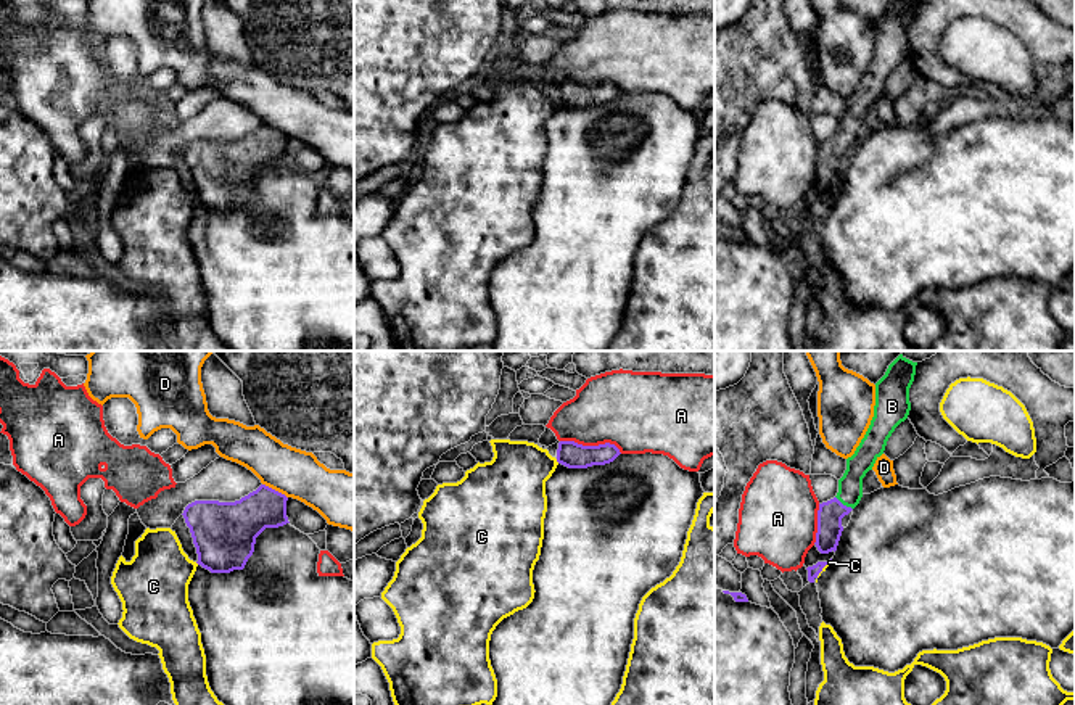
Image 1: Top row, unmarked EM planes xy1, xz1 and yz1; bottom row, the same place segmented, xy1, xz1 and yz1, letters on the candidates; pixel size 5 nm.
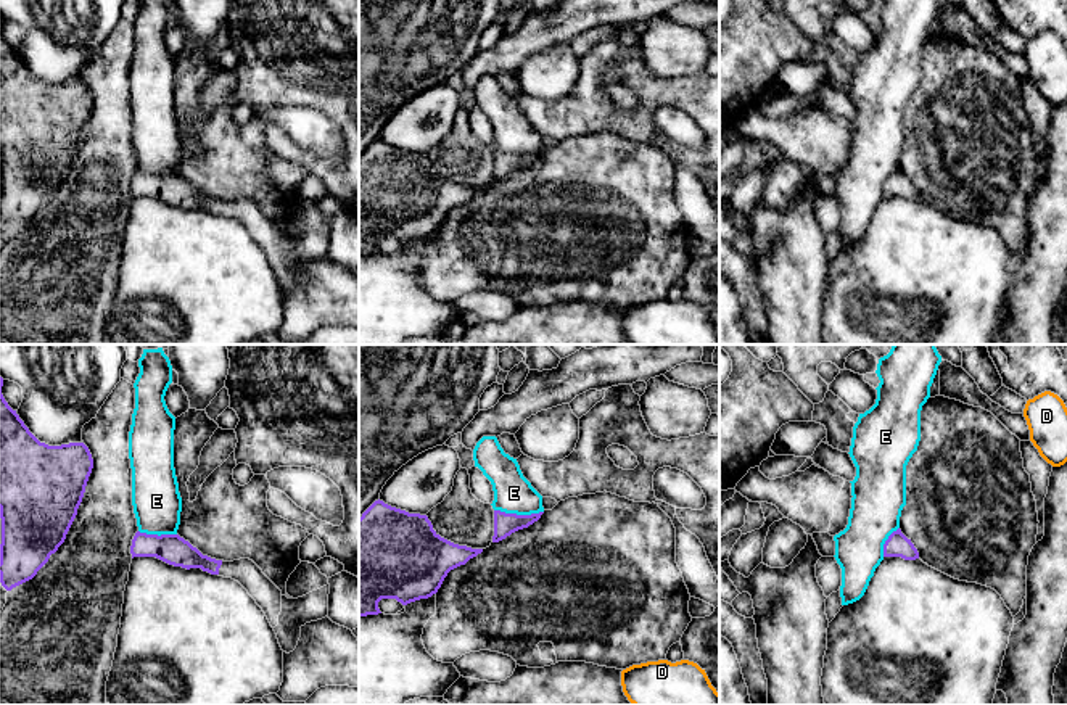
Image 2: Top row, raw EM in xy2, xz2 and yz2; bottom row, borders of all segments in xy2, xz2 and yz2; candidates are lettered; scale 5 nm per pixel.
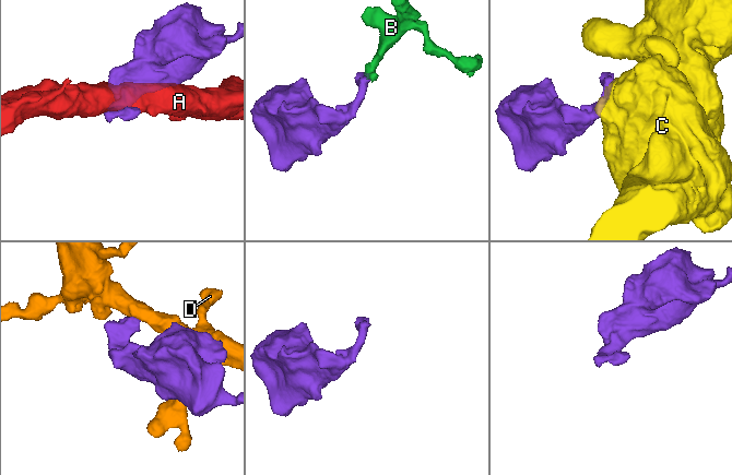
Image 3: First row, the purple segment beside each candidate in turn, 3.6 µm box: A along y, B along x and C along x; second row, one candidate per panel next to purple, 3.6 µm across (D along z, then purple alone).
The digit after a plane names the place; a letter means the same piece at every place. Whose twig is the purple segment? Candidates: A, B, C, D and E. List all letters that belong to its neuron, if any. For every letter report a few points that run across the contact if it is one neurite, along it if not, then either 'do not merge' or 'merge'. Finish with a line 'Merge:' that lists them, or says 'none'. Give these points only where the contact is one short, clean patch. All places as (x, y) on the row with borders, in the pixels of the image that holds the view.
A: do not merge
B: line yz1 (829, 515), (842, 504), (850, 493), (850, 486); merge
C: line xz1 (556, 459), (559, 462); do not merge
D: line xy1 (263, 483), (287, 498); do not merge
E: line xz2 (494, 509), (517, 514), (543, 512); do not merge
Merge: B

